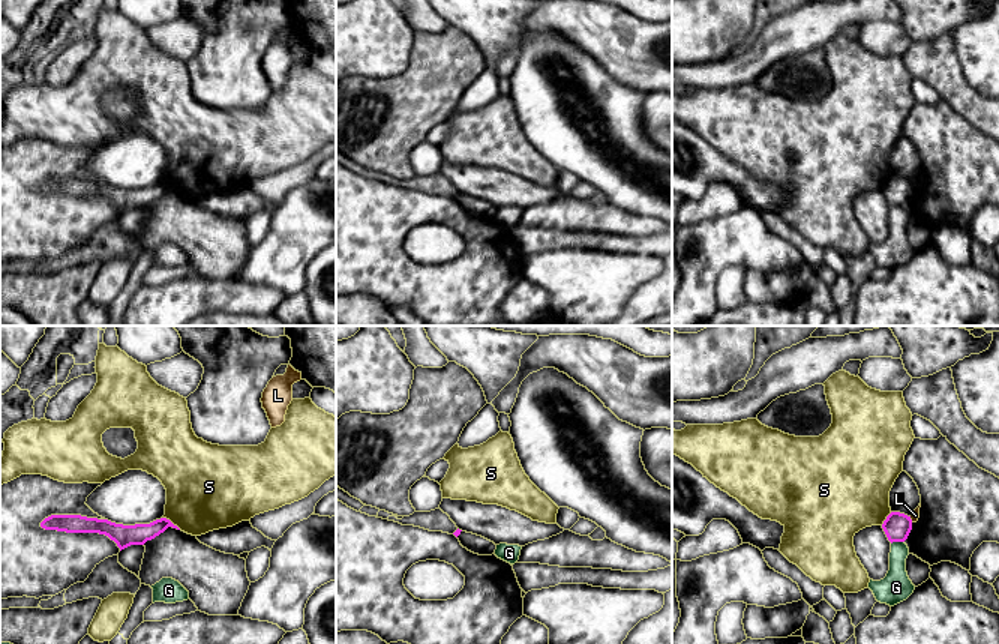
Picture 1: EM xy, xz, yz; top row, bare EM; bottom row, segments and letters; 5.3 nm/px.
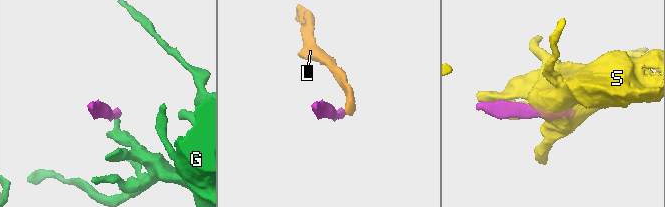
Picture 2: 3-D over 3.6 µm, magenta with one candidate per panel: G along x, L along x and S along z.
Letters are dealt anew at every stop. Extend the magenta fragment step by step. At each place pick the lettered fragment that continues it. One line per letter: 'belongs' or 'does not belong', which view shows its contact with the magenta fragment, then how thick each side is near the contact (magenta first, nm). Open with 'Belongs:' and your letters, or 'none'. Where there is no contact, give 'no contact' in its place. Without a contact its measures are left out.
Belongs: none
G: does not belong; contact in yz; calibres 150 and 160 nm
L: does not belong; contact in yz; calibres 150 and 50 nm
S: does not belong; contact in xy; calibres 110 and 420 nm

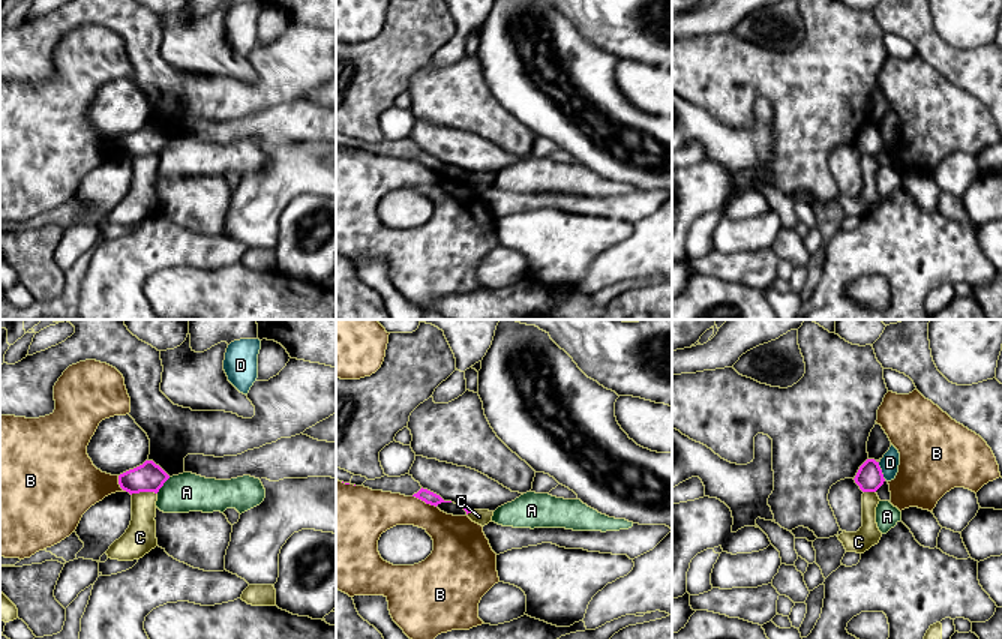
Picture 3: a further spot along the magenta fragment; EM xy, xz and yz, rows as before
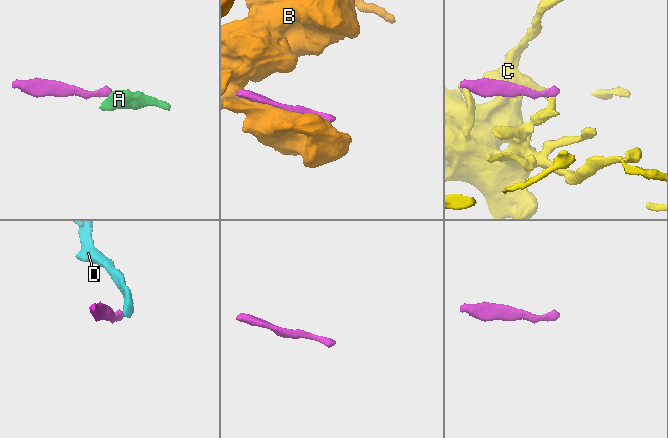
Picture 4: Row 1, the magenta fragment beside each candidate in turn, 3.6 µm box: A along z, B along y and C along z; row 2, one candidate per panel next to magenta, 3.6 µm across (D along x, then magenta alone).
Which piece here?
Belongs: none
A: does not belong; contact in xy; calibres 160 and 220 nm
B: does not belong; contact in xz; calibres 70 and 240 nm
C: does not belong; contact in xy; calibres 160 and 170 nm
D: does not belong; contact in yz; calibres 140 and 100 nm

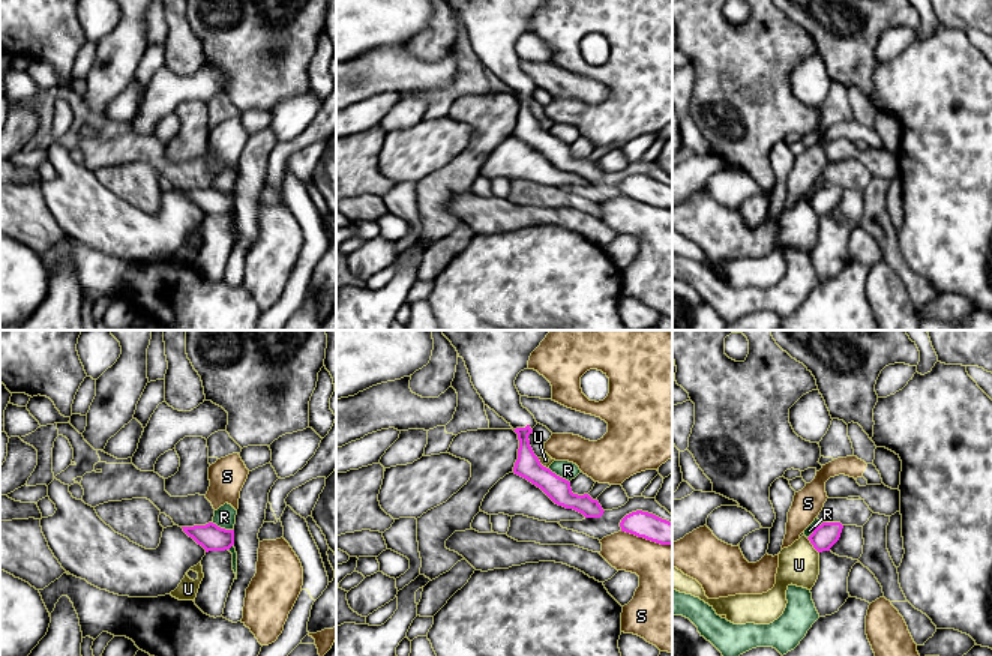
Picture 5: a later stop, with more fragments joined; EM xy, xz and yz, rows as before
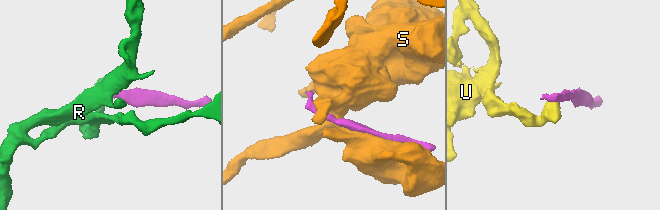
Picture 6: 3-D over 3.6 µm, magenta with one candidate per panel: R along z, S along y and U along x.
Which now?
Belongs: none
R: does not belong; contact in xy; calibres 140 and 110 nm
S: does not belong; contact in xz; calibres 140 and 360 nm
U: does not belong; contact in yz; calibres 140 and 220 nm

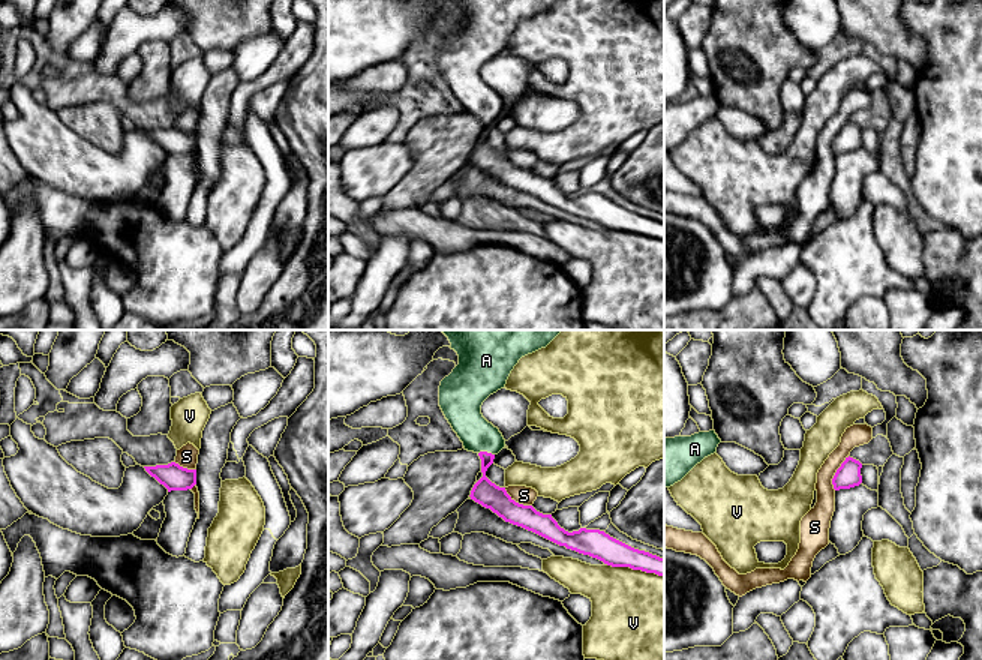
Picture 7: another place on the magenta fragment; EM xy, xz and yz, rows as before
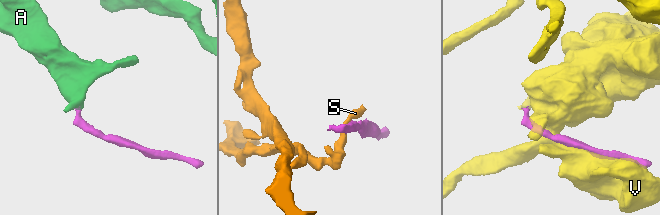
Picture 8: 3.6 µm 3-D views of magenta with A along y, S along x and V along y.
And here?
Belongs: A
A: belongs; contact in xz; calibres 140 and 190 nm
S: does not belong; contact in yz; calibres 130 and 120 nm
V: does not belong; contact in xz; calibres 150 and 480 nm

